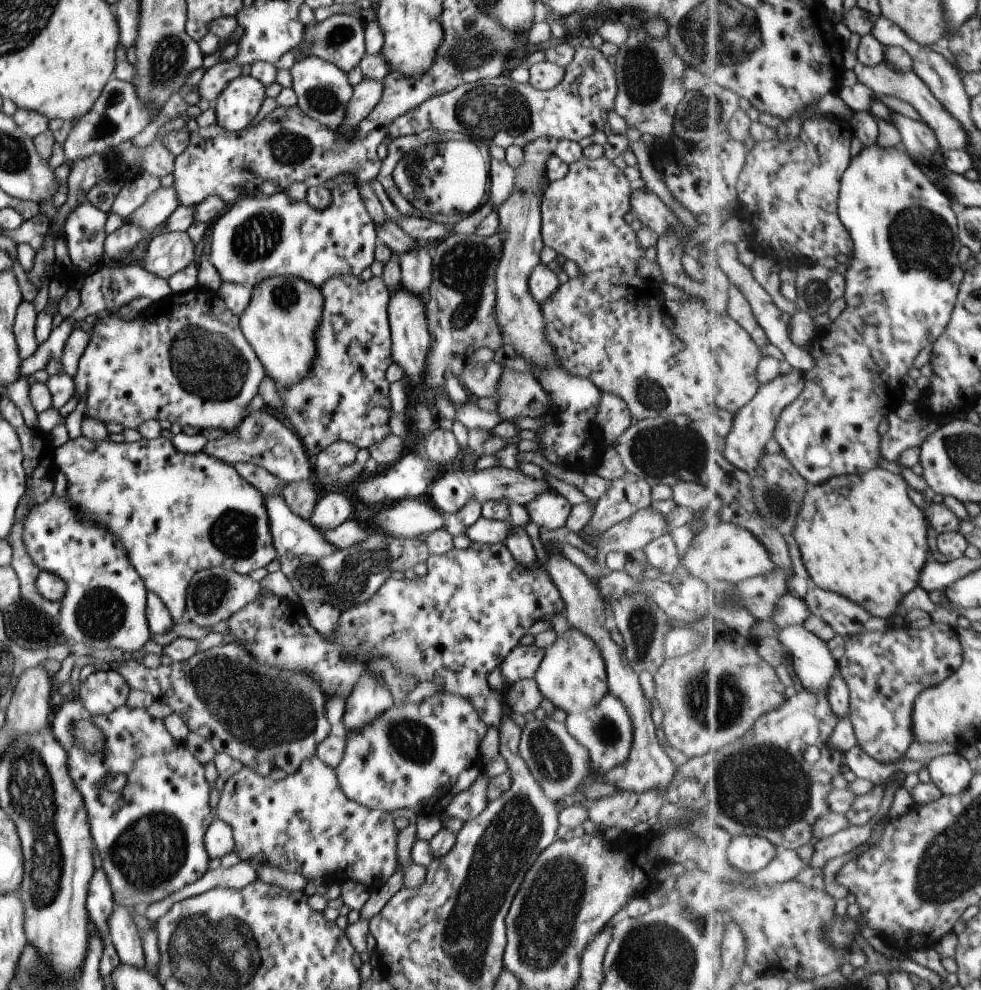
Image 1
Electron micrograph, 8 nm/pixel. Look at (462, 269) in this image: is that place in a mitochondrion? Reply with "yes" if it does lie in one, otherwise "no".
yes

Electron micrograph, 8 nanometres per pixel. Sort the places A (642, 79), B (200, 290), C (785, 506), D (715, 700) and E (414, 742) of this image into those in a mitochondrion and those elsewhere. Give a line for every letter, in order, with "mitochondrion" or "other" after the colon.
A: mitochondrion
B: other
C: mitochondrion
D: mitochondrion
E: mitochondrion

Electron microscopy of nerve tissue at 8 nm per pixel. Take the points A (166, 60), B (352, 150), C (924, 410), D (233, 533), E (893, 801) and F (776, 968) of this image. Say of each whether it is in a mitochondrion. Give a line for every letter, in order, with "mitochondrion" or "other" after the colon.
A: mitochondrion
B: other
C: other
D: mitochondrion
E: other
F: other

